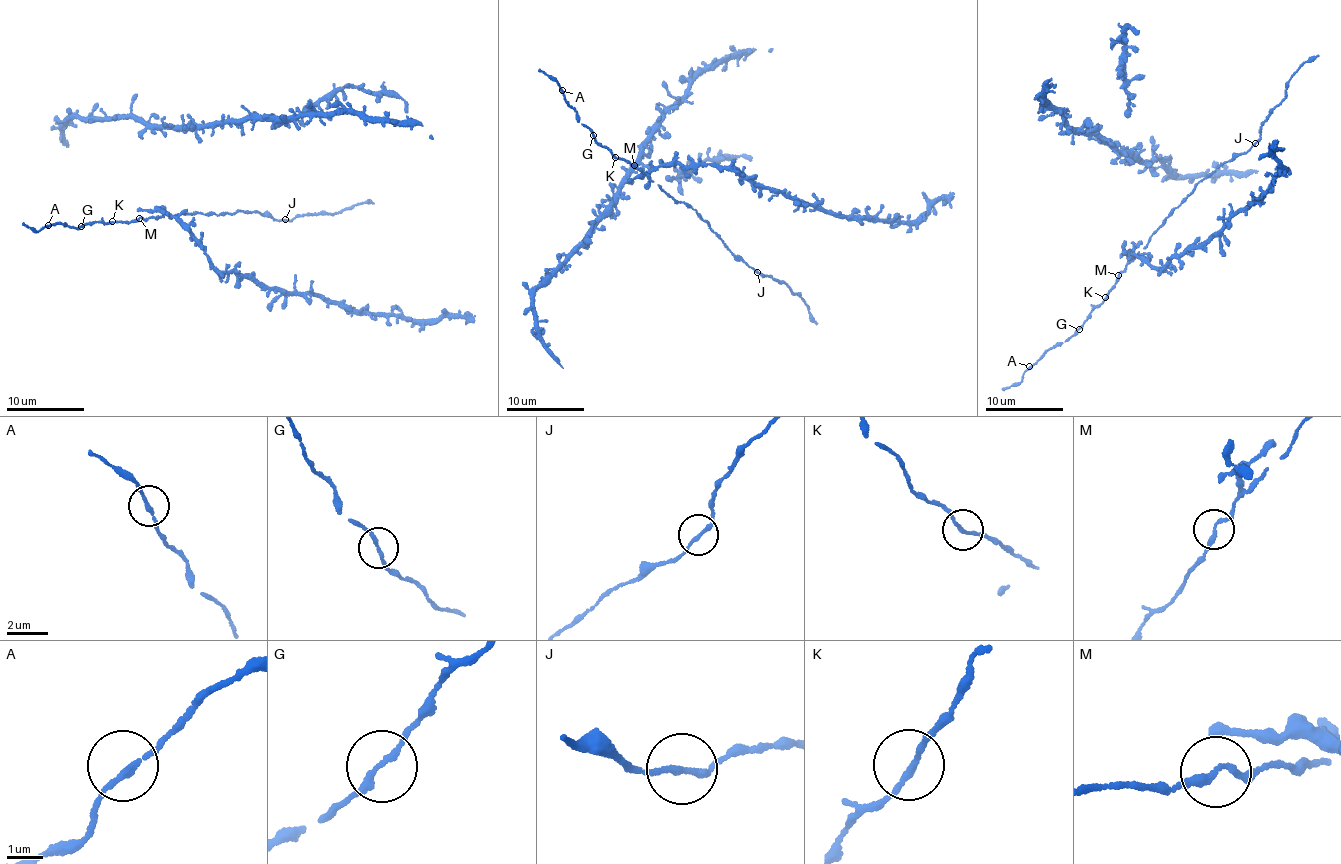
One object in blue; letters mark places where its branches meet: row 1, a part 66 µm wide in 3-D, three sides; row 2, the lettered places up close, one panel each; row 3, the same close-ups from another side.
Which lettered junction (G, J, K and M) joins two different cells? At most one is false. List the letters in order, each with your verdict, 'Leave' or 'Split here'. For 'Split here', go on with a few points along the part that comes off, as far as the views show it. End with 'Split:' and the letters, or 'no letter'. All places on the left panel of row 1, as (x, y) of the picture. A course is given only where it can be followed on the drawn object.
G: Leave
J: Leave
K: Leave
M: Leave
Split: no letter

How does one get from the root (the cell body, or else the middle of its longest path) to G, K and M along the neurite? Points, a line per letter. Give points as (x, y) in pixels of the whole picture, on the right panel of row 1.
G: (1144, 248), (1127, 263), (1107, 295), (1091, 310), (1079, 329)
K: (1144, 248), (1127, 263), (1105, 297)
M: (1144, 248), (1118, 276)

